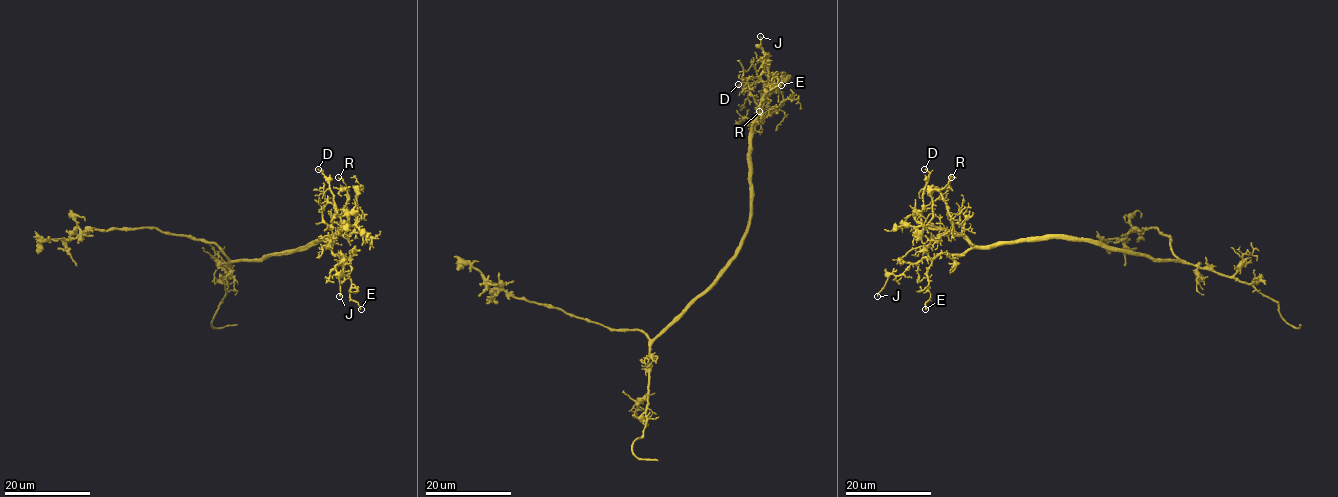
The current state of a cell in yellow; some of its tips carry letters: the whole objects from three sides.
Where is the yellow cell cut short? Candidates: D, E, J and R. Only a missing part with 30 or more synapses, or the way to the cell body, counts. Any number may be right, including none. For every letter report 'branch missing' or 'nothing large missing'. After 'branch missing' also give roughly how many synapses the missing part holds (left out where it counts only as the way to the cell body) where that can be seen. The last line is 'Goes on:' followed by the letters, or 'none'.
D: nothing large missing
E: nothing large missing
J: nothing large missing
R: nothing large missing
Goes on: none

